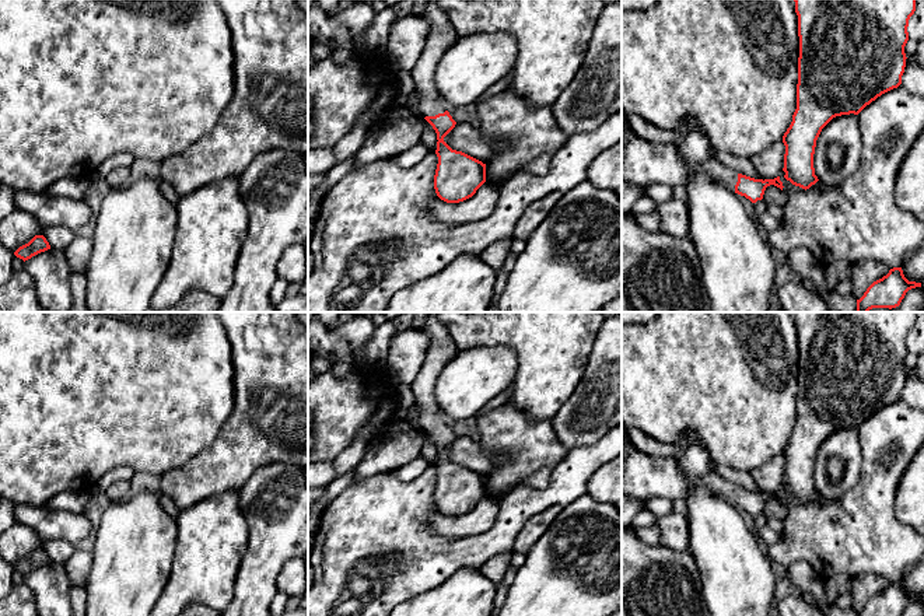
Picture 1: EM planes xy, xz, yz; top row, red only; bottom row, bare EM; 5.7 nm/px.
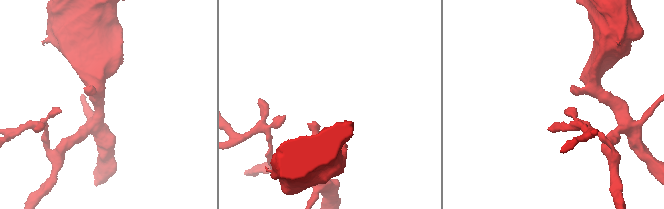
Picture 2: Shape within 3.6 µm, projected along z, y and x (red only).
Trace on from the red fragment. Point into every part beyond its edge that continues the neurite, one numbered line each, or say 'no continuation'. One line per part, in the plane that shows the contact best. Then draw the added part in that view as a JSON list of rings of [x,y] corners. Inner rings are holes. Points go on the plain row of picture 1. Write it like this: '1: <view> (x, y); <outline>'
1: xz (441, 349); [[[428,312],[421,330],[428,336],[428,349],[417,377],[410,384],[410,389],[419,407],[419,424],[426,431],[447,424],[434,389],[442,368],[458,354],[459,349],[441,322],[438,312]]]

